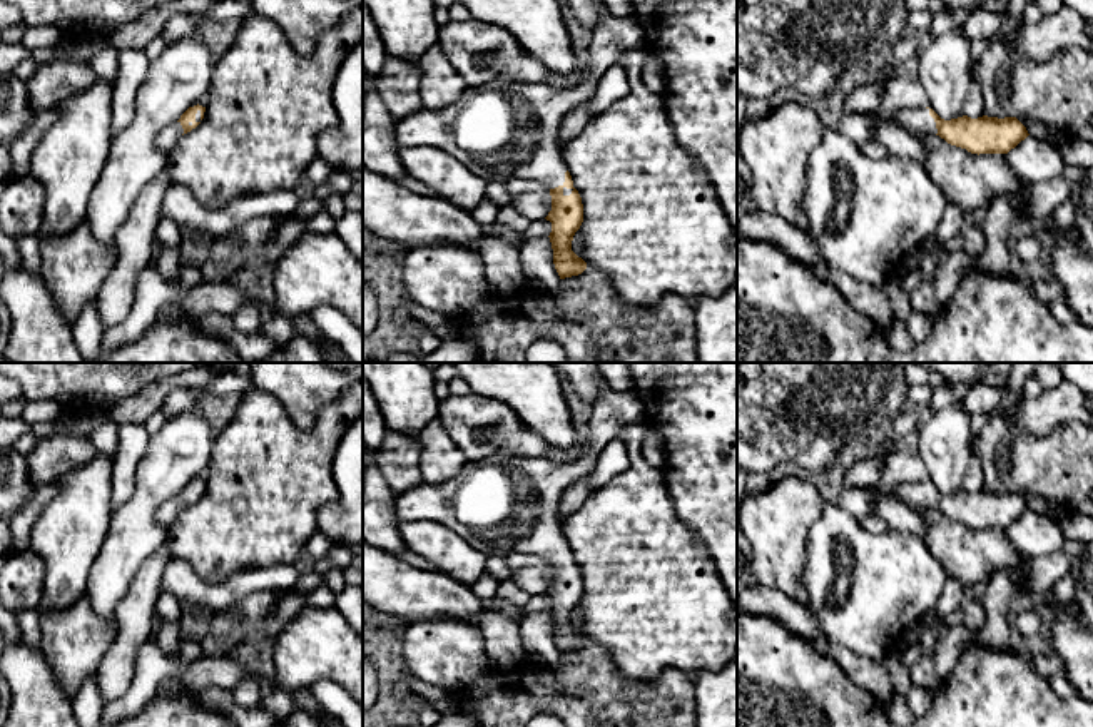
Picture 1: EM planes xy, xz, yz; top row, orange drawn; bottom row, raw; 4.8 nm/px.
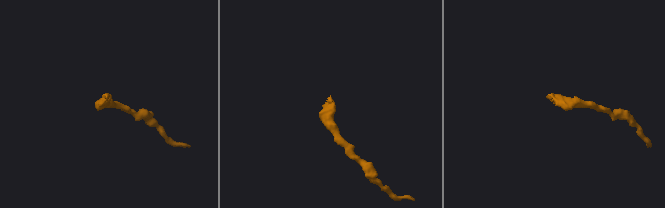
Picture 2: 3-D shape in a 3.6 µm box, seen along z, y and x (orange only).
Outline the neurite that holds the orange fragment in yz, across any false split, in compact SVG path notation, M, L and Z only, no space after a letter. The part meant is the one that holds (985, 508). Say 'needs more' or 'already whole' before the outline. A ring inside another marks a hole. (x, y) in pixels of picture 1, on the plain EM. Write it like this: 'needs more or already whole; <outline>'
needs more; M904 481L891 496L914 511L939 510L948 518L966 523L971 528L1008 528L1029 508L1016 491L968 490L944 495L933 483Z

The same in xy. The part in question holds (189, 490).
needs more; M194 480L194 481L189 481L179 495L162 501L159 505L159 508L155 510L155 518L170 518L170 520L175 520L177 515L191 506L192 503L196 503L201 495L204 493L204 486L206 486L206 481L202 480Z

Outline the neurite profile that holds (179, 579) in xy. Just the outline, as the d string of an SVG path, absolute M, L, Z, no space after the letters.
M169 558L160 588L169 590L180 603L207 607L214 615L224 612L256 592L281 593L294 588L299 578L292 565L236 570L217 583L204 582L182 558Z

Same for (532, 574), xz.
M513 552L505 557L510 578L530 595L540 595L552 585L550 565L535 555Z

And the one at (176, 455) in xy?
M180 411L150 435L145 455L135 470L132 498L112 513L102 548L89 572L85 597L94 612L115 625L115 610L145 558L167 538L167 526L157 521L159 505L207 470L212 433L206 413Z

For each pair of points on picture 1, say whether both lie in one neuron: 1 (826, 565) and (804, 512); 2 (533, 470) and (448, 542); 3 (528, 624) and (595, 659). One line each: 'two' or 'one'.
1: two
2: two
3: two

